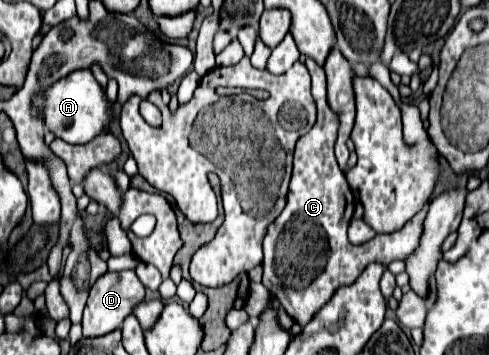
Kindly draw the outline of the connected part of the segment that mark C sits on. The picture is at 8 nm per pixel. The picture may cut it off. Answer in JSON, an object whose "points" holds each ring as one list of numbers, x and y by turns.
{"points":[[306,58,306,68,312,76,312,96,318,106,318,120,312,130,296,142,288,204,268,226,262,262,262,284,268,286,270,294,278,298,280,306,300,326,306,326,312,320,316,310,320,310,332,298,340,284,352,284,370,262,390,264,392,260,406,260,412,256,420,246,426,220,426,210,422,210,418,216,414,216,414,220,410,220,410,224,394,234,377,234,376,238,360,246,354,246,348,240,348,224,354,214,354,194,334,158,340,120,326,100,324,68,312,58]]}

